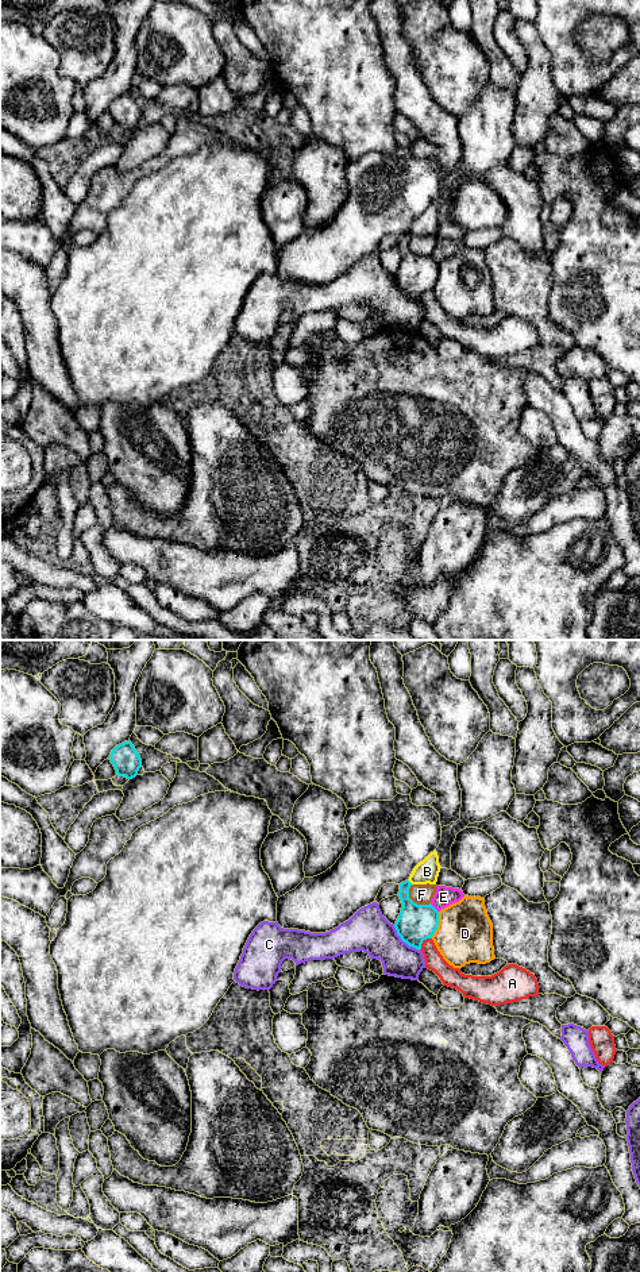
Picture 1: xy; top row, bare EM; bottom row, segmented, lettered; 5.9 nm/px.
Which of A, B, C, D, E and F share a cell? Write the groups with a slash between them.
A / B / C / D / E / F

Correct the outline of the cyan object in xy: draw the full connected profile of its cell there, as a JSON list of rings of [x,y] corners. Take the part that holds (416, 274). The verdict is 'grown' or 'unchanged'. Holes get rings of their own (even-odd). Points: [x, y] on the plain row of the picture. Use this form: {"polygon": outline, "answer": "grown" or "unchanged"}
{"polygon": [[[409,232],[400,235],[397,247],[401,251],[402,259],[394,280],[404,294],[420,302],[423,293],[432,290],[437,281],[439,263],[431,255],[415,255],[409,250],[410,238]]], "answer": "unchanged"}

